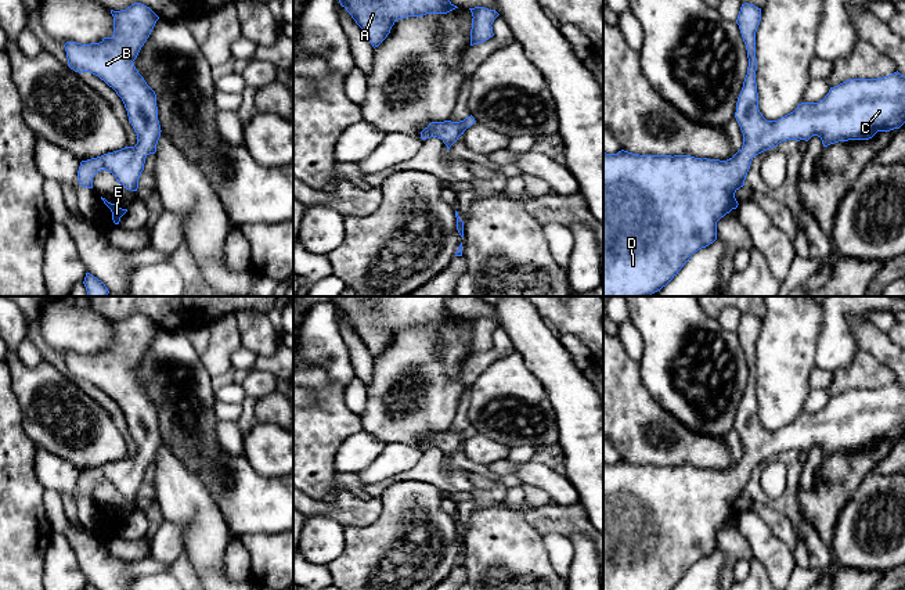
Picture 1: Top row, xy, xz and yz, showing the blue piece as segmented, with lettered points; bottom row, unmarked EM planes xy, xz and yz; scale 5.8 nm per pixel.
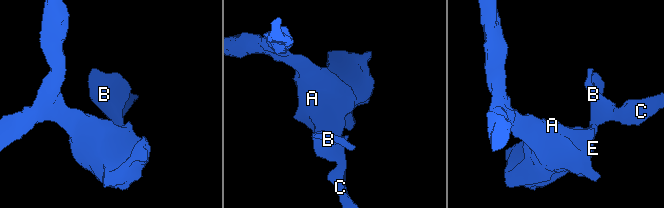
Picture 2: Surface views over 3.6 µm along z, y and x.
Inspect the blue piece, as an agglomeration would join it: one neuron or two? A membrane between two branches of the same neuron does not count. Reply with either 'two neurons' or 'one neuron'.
one neuron

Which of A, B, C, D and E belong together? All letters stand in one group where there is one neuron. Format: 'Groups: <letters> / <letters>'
Groups: A B C D E

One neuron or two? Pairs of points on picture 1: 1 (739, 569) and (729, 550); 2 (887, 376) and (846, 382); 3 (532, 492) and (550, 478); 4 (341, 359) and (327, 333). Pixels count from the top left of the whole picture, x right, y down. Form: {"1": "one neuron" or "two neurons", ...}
{"1": "two neurons", "2": "one neuron", "3": "two neurons", "4": "one neuron"}

